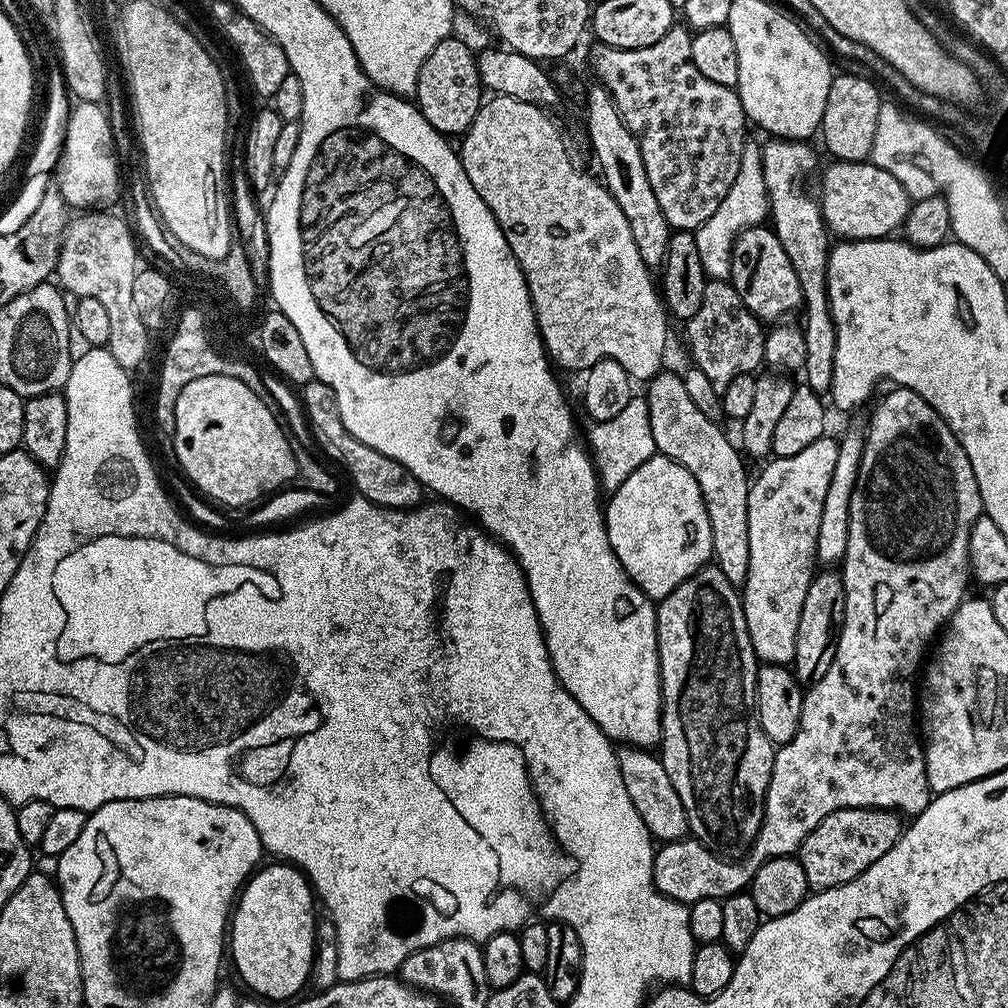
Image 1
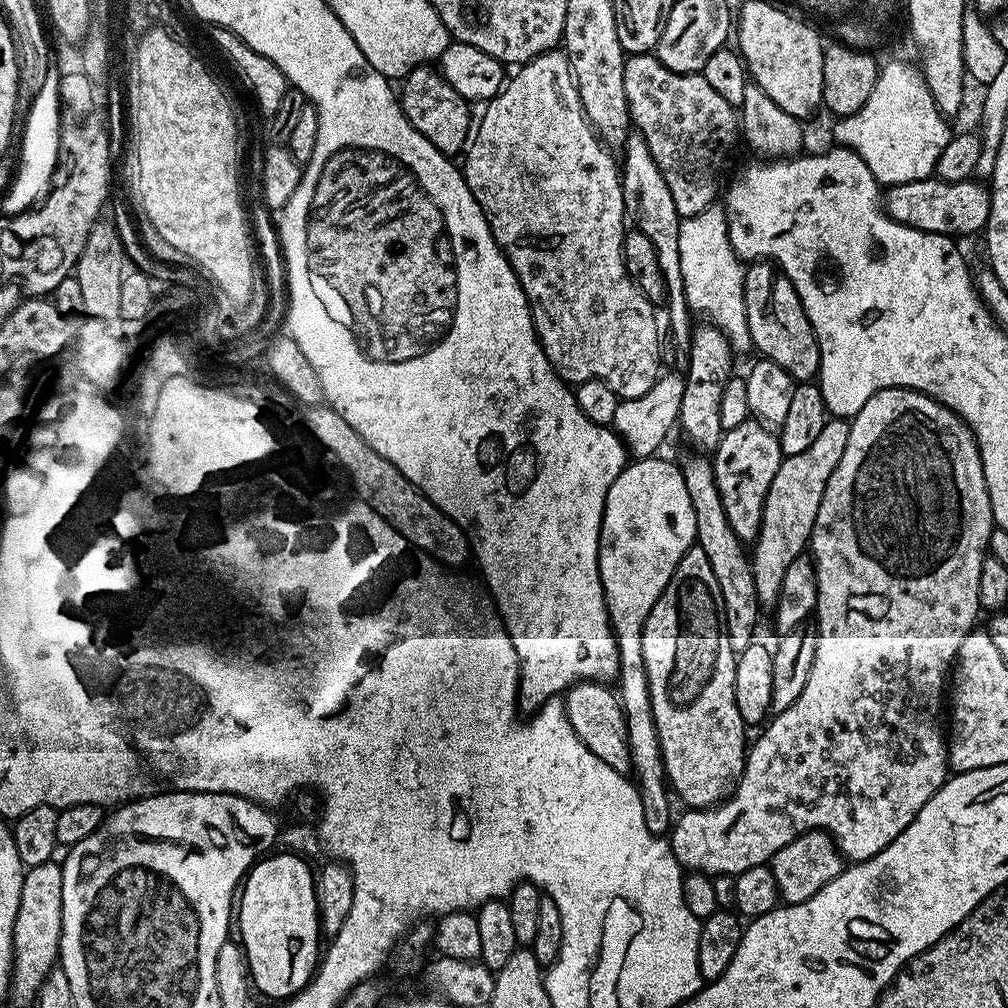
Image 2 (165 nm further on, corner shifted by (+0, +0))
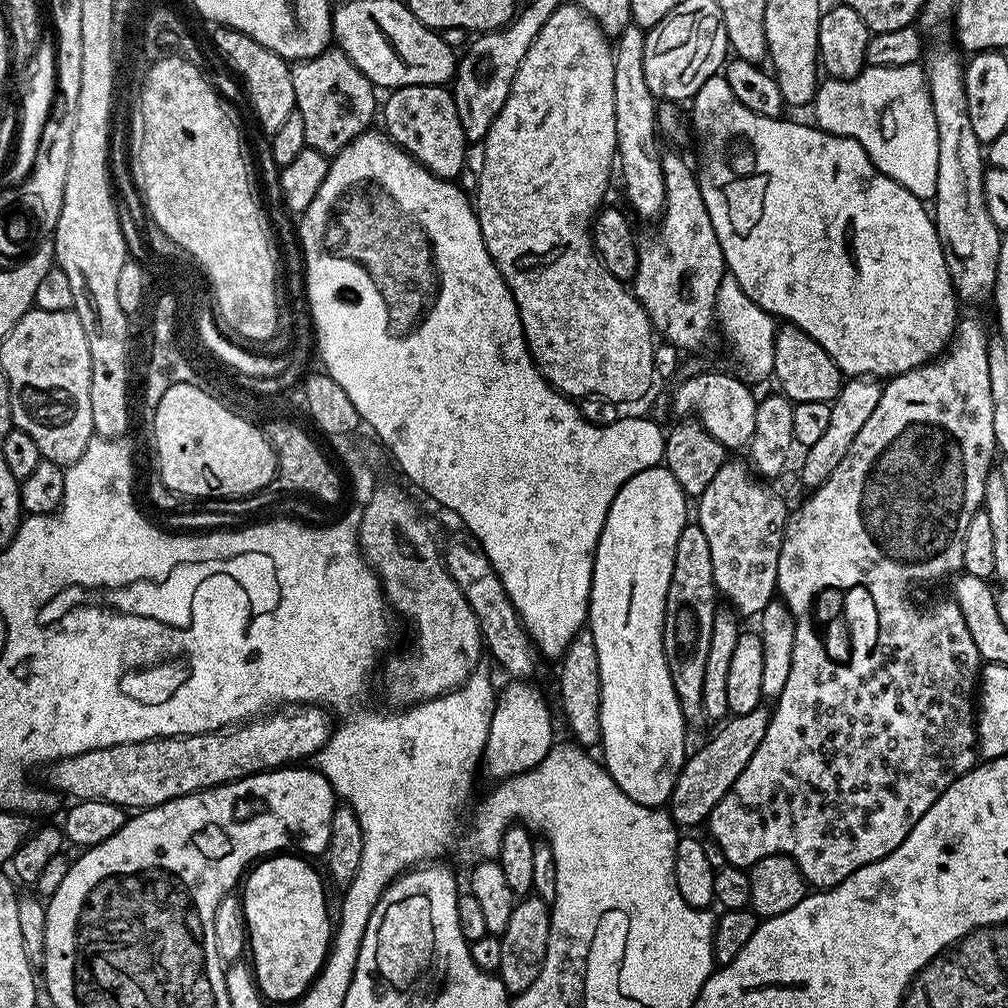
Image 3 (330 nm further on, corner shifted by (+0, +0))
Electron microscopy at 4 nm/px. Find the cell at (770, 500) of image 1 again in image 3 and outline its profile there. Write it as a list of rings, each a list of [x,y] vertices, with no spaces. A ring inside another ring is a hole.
[[[848,378],[841,383],[840,393],[831,401],[828,429],[823,432],[822,438],[818,438],[818,442],[814,442],[814,446],[803,453],[804,465],[800,468],[800,480],[805,484],[805,489],[811,490],[824,484],[826,478],[838,470],[838,462],[846,458],[846,450],[850,450],[854,438],[858,438],[858,430],[862,430],[870,414],[874,414],[874,406],[878,406],[881,391],[881,385],[872,378]]]

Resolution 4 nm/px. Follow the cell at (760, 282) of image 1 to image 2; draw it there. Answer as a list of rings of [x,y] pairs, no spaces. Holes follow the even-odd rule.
[[[760,258],[747,265],[744,274],[746,322],[750,326],[752,347],[763,359],[778,362],[797,382],[812,382],[820,371],[820,347],[810,318],[798,298],[798,290],[784,277],[775,263]]]

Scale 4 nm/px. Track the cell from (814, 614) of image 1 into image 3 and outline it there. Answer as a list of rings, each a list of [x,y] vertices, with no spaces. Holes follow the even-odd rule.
[[[761,706],[750,710],[750,714],[732,716],[725,719],[722,726],[696,753],[689,755],[684,761],[684,769],[670,785],[672,797],[668,800],[666,811],[672,823],[681,829],[692,828],[695,824],[703,825],[708,815],[726,798],[730,786],[738,782],[738,774],[746,770],[746,762],[754,758],[754,750],[762,746],[762,738],[766,738],[766,726],[770,715],[767,707]]]

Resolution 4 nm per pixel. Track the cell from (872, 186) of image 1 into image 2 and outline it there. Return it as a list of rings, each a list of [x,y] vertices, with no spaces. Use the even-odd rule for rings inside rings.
[[[929,178],[926,180],[915,180],[905,184],[894,184],[886,192],[886,211],[892,219],[900,224],[910,226],[914,230],[923,232],[933,232],[943,236],[953,238],[960,236],[972,236],[983,233],[988,226],[990,218],[990,206],[992,205],[992,194],[987,183],[979,184],[979,179],[958,180],[949,182],[939,178]]]

